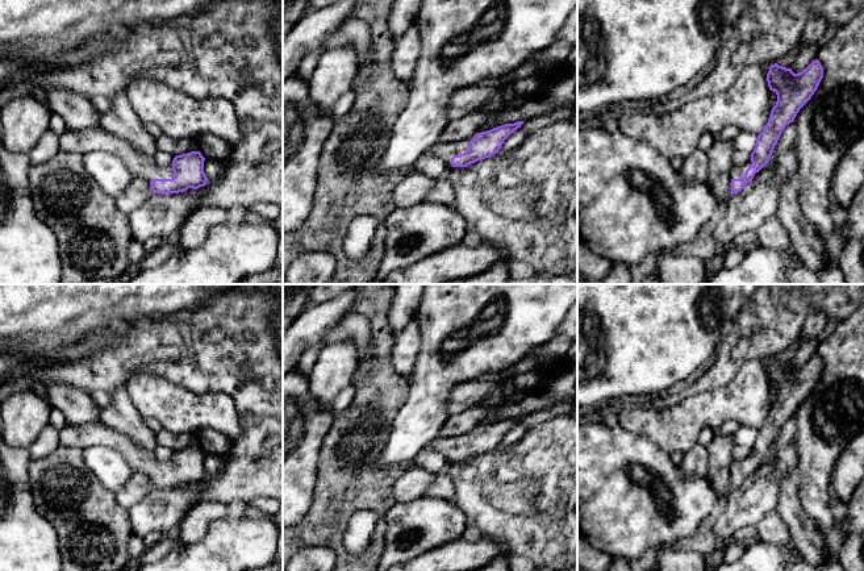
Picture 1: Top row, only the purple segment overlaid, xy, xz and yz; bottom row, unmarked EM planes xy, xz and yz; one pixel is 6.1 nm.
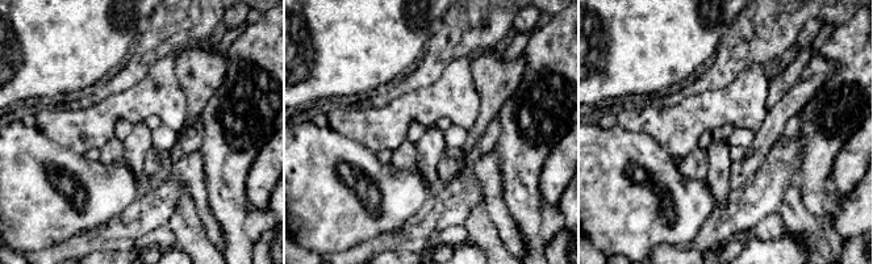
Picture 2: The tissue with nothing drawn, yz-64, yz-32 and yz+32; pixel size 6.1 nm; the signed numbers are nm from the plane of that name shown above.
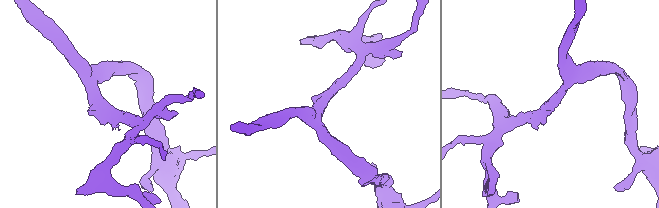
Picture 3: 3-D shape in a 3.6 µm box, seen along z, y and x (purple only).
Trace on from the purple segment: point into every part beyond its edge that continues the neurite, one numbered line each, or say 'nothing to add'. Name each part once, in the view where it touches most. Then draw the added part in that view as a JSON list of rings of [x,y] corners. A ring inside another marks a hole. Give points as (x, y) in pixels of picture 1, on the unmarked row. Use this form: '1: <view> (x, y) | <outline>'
1: xz (446, 446) | [[[473,429],[472,432],[455,437],[455,438],[437,438],[434,441],[431,441],[427,447],[434,449],[437,451],[439,451],[441,454],[444,455],[444,458],[447,459],[447,463],[451,463],[451,453],[454,450],[460,450],[463,447],[466,447],[469,442],[469,437],[476,433],[476,429]]]

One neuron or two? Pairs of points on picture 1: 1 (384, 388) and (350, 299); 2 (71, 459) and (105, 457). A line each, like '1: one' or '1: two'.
1: two
2: two

